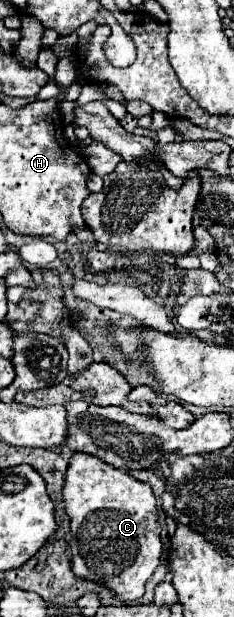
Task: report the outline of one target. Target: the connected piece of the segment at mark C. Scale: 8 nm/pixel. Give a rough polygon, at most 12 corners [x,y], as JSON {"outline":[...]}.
{"outline":[[73,452],[79,578],[139,600],[163,550],[151,486]]}

